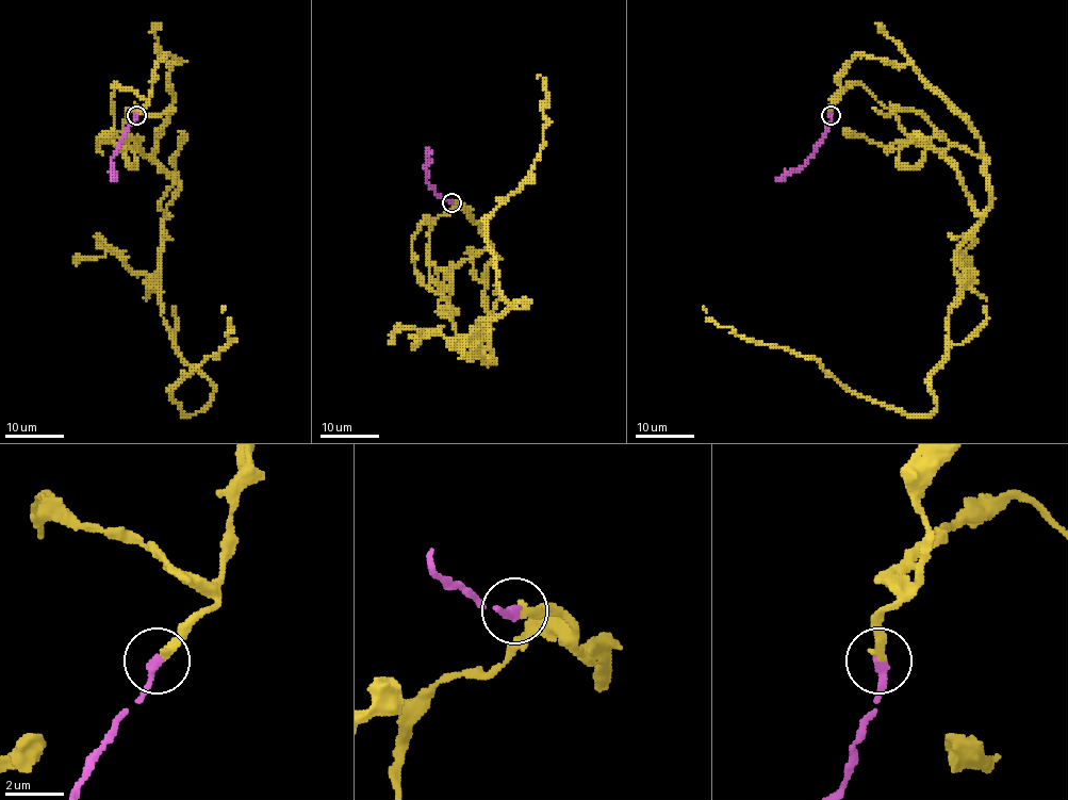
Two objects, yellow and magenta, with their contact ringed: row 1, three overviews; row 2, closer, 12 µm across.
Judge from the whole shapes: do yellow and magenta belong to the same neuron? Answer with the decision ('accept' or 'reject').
accept

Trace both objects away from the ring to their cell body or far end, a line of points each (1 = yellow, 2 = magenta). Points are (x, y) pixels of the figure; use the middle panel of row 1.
1: (452, 202), (492, 254), (470, 356), (492, 361), (476, 321), (527, 301), (486, 221), (539, 151), (539, 74)
2: (452, 202), (439, 197), (427, 181), (430, 148)

